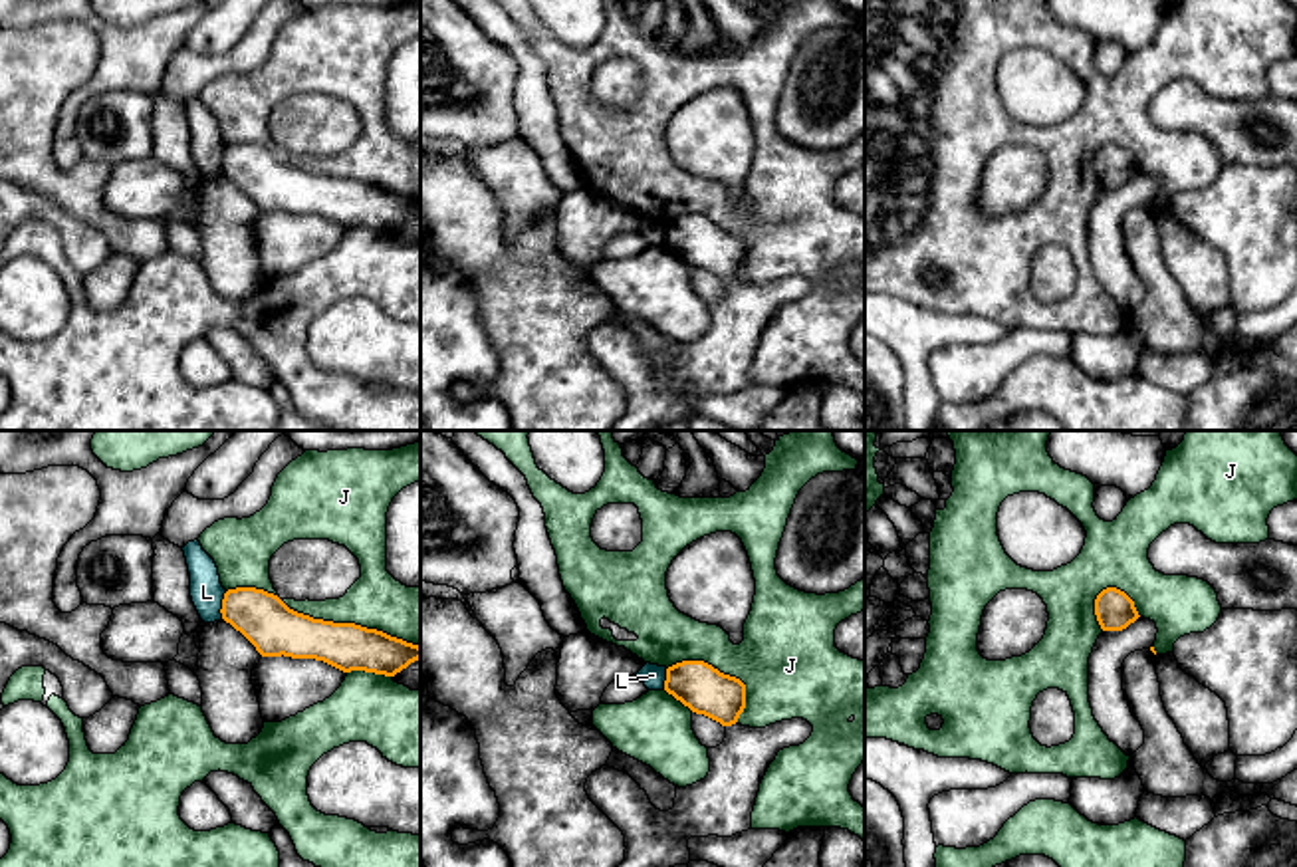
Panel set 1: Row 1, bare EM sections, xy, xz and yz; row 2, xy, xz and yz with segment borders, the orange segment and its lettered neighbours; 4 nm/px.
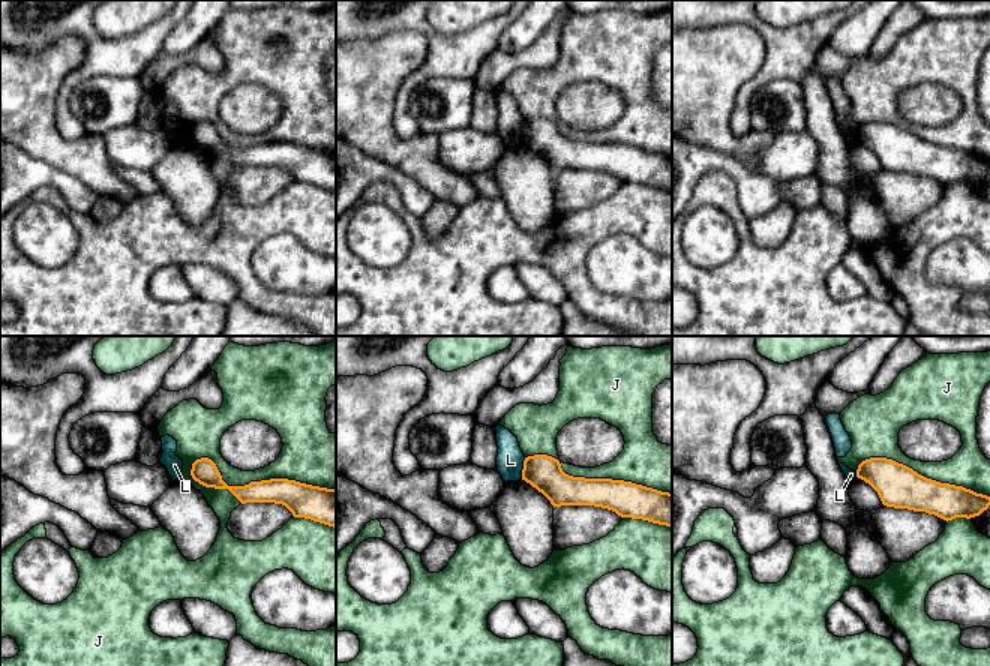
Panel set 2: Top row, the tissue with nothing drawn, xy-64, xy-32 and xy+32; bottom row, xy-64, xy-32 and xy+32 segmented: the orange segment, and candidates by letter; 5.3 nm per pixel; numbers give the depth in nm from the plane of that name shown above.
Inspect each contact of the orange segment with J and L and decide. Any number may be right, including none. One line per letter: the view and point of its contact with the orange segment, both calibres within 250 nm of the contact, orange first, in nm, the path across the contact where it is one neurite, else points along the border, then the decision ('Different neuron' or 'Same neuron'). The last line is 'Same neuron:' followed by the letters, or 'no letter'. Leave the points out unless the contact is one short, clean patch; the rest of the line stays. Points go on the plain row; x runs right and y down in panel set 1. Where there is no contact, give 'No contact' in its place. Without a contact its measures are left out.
J: Touches orange at xy (322, 175). Thickness 220 nm (orange) against 220 nm. Different neuron
L: Touches orange at xy (223, 161). Thickness 220 nm (orange) against 140 nm. Boundary: xy (227, 147), (221, 159), (221, 173). Different neuron
Same neuron: no letter

